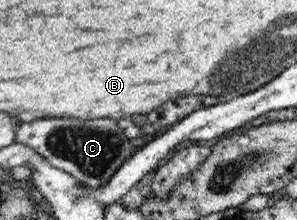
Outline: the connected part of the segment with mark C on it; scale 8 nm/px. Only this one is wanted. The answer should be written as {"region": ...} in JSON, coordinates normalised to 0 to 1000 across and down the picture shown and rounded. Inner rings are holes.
{"region":[[[155,532],[64,559],[54,582],[54,650],[111,673],[155,714],[168,745],[310,855],[357,845],[357,827],[397,764],[451,700],[438,632],[411,605],[394,545],[370,532],[286,550],[269,536]]]}

